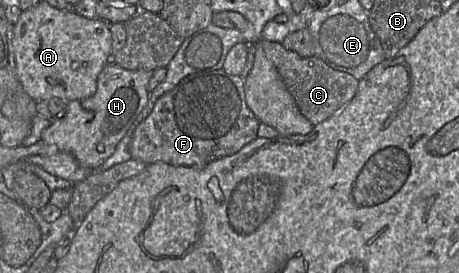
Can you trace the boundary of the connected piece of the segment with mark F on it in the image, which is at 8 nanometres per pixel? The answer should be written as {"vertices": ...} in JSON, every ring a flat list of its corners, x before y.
{"vertices":[[223,68,194,73,183,78,171,91,156,101,151,113,136,127,129,145,131,158,146,165,163,162,203,168,216,159,238,152,258,137,260,124,247,105,244,84,245,80,240,75,229,74]]}

